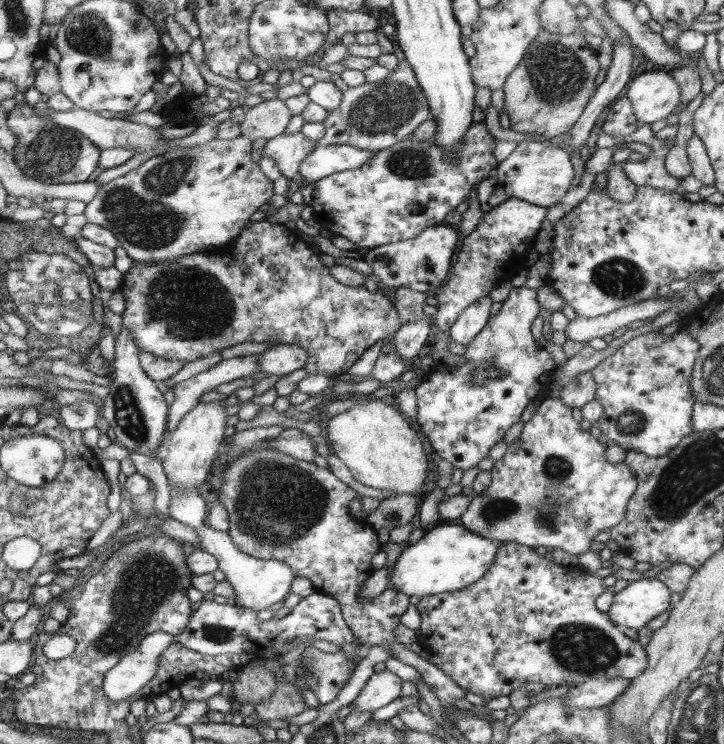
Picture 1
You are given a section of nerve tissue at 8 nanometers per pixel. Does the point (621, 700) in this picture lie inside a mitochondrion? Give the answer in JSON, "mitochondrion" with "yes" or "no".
{"mitochondrion":"no"}

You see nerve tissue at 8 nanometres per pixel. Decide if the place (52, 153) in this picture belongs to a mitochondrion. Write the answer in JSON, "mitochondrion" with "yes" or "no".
{"mitochondrion":"yes"}

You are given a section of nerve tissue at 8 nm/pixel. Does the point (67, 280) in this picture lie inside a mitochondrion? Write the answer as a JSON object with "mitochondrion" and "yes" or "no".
{"mitochondrion":"yes"}

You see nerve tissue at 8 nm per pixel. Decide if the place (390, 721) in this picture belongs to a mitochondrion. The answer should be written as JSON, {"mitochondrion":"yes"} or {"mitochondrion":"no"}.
{"mitochondrion":"no"}

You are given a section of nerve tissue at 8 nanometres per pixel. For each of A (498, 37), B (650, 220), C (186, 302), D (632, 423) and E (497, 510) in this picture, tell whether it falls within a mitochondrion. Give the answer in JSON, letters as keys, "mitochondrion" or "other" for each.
{"A":"other","B":"other","C":"mitochondrion","D":"mitochondrion","E":"mitochondrion"}

